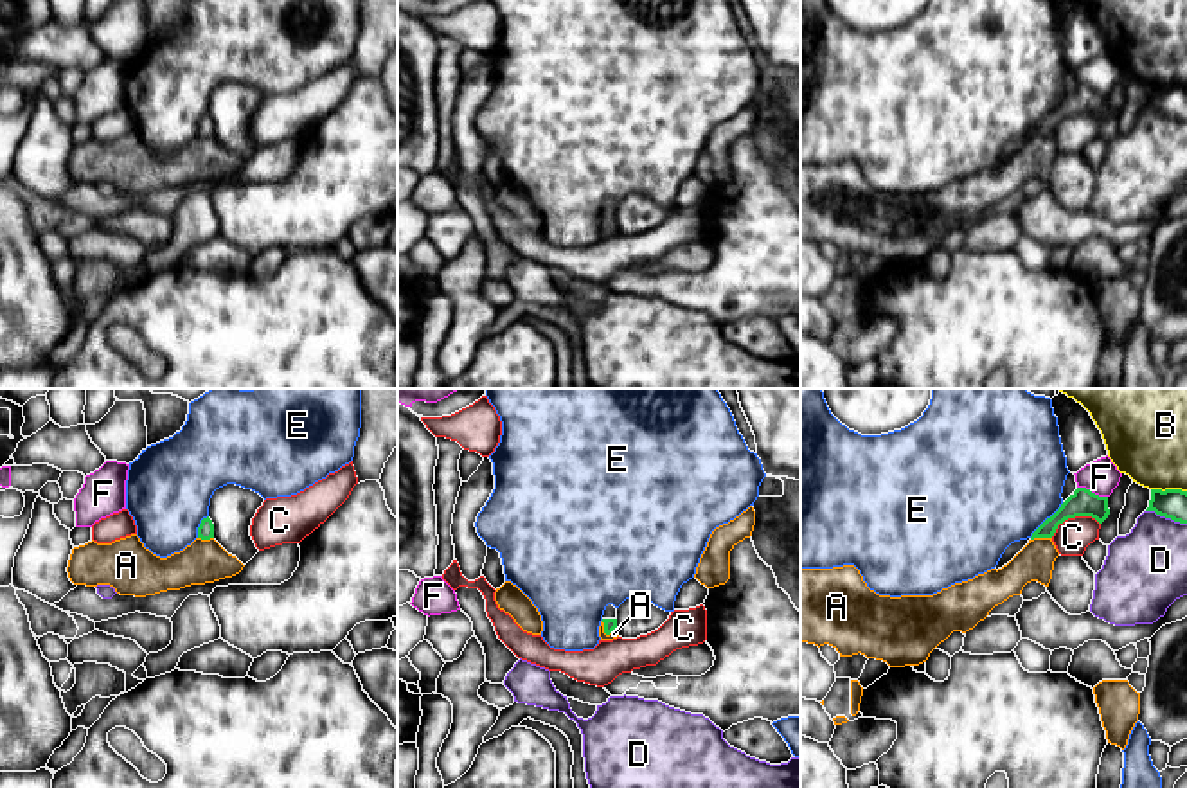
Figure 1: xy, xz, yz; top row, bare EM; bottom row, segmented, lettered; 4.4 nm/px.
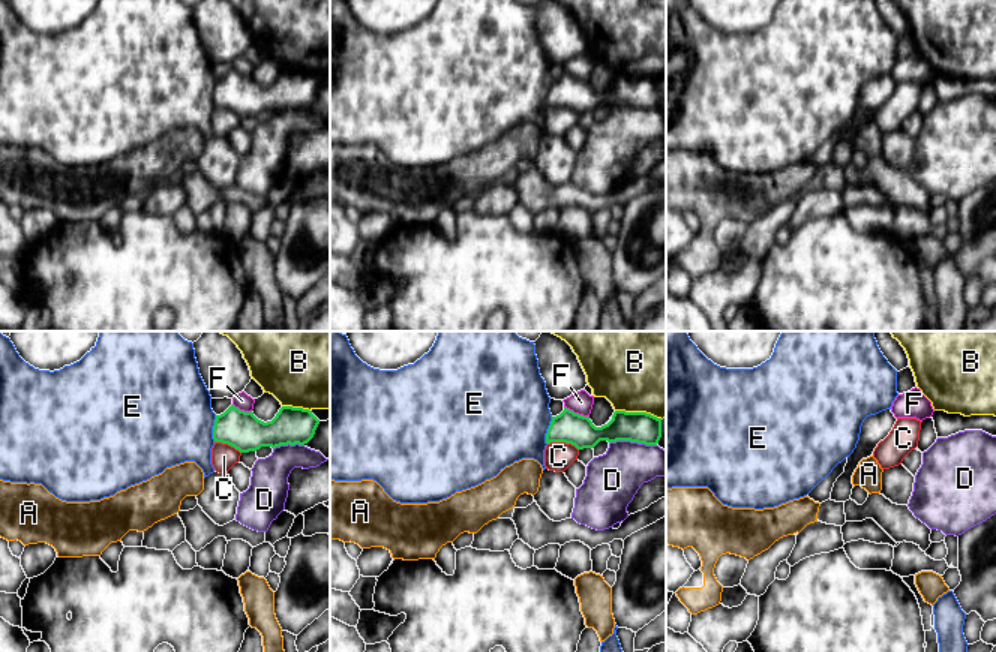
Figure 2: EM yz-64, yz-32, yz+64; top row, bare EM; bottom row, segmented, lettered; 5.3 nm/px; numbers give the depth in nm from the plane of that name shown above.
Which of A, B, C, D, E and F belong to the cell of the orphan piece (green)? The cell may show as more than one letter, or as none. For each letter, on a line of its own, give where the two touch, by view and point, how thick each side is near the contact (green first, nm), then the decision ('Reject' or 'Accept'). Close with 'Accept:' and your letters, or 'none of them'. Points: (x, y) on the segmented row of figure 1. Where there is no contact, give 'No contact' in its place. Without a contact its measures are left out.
A: Touches green at yz (1040, 537). Thickness 120 nm (green) against 170 nm. Reject
B: Touches green at yz (1169, 490). Thickness 130 nm (green) against 360 nm. Reject
C: Touches green at yz (1072, 517). Thickness 120 nm (green) against 160 nm. Reject
D: Touches green at yz (1166, 517). Thickness 130 nm (green) against 360 nm. Reject
E: Touches green at yz (1045, 520). Thickness 120 nm (green) against 500 nm. Reject
F: Touches green at yz (1090, 492). Thickness 120 nm (green) against 160 nm. Reject
Accept: none of them

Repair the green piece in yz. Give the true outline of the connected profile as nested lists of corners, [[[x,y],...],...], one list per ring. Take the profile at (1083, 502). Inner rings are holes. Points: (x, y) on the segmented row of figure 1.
[[[1077,488],[1061,507],[1047,518],[1031,536],[1034,538],[1052,538],[1058,525],[1068,518],[1092,516],[1102,524],[1110,515],[1108,497],[1099,497],[1086,488]]]

